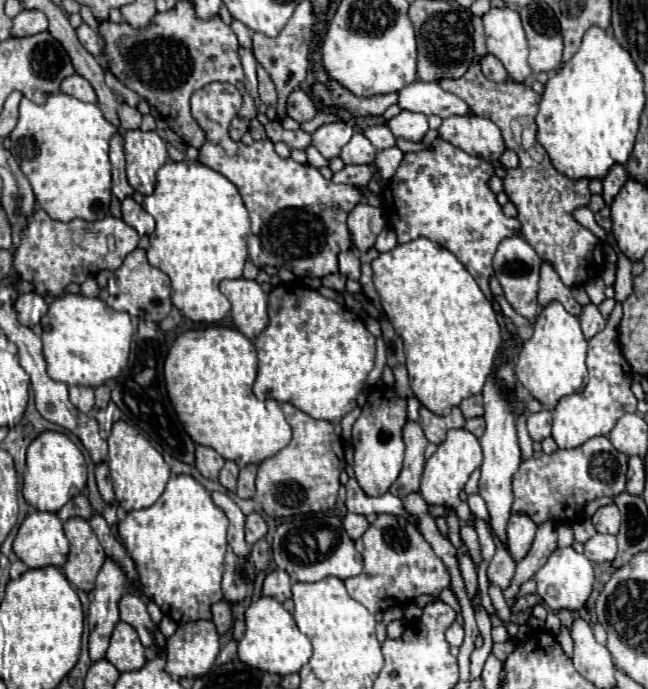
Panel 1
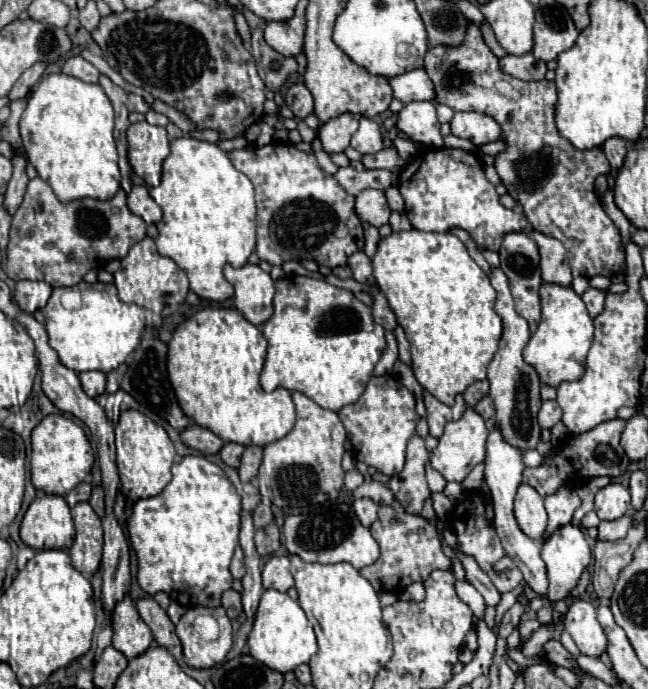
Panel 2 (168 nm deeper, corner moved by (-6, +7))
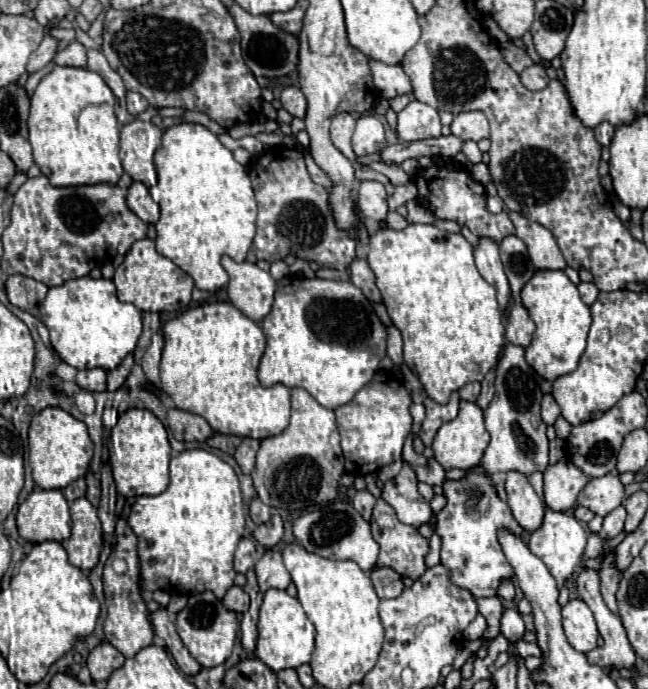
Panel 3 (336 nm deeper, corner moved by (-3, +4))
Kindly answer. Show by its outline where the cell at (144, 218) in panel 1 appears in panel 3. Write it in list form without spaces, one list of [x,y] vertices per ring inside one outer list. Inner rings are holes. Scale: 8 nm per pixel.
[[[133,182],[127,194],[127,206],[147,224],[155,224],[159,220],[159,206],[149,196],[149,190],[141,182]]]

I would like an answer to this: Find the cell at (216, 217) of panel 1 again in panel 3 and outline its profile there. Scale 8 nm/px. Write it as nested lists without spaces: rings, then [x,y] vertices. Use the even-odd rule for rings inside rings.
[[[177,124],[163,134],[163,146],[155,152],[155,166],[159,184],[149,188],[153,200],[161,206],[161,218],[155,224],[156,250],[175,262],[181,270],[185,270],[195,286],[205,292],[217,292],[227,282],[229,276],[221,266],[221,256],[227,254],[235,262],[243,262],[255,236],[255,220],[257,220],[257,204],[253,198],[251,180],[247,176],[247,168],[235,162],[233,154],[217,140],[213,132],[199,124]]]

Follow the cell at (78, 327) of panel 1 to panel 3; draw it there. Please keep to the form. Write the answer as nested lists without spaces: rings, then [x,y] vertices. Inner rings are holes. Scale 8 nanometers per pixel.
[[[89,276],[67,280],[63,286],[49,288],[45,302],[39,306],[41,310],[41,322],[49,328],[51,336],[51,346],[57,352],[57,356],[67,362],[69,366],[77,370],[93,370],[93,368],[103,368],[103,370],[113,370],[121,364],[121,360],[131,354],[137,346],[139,334],[141,334],[141,310],[137,310],[133,304],[123,304],[117,300],[115,294],[115,284],[113,280],[93,280]]]

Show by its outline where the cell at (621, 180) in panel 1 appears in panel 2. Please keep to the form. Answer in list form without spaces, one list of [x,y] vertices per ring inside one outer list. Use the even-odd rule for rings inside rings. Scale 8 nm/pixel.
[[[610,137],[610,139],[604,141],[602,149],[604,149],[604,153],[610,161],[610,167],[618,169],[620,163],[624,161],[624,155],[628,153],[628,143],[622,137]]]

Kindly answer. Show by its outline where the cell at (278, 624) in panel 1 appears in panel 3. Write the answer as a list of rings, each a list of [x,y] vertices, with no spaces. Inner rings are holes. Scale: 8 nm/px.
[[[271,588],[263,596],[263,604],[259,610],[259,622],[257,622],[257,648],[255,656],[265,662],[273,672],[285,670],[285,668],[299,668],[301,664],[307,664],[311,660],[311,654],[315,650],[315,626],[305,616],[301,604],[297,598],[289,596],[285,590]]]

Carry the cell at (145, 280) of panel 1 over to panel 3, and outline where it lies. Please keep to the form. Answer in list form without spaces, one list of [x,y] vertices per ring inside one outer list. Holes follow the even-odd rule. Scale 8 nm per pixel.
[[[149,238],[137,240],[125,254],[123,264],[115,270],[113,282],[117,286],[117,298],[121,302],[135,304],[143,312],[177,312],[185,310],[191,302],[193,278],[185,274],[169,258],[155,252],[155,242]]]

